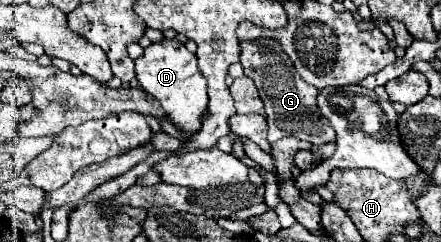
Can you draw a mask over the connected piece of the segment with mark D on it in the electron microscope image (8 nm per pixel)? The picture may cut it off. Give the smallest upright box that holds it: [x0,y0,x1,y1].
[135,38,207,136]

